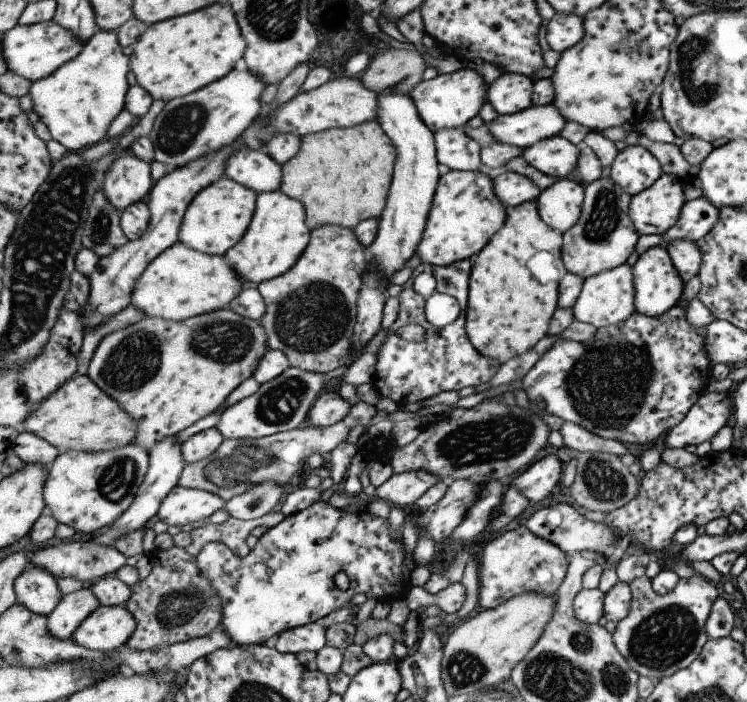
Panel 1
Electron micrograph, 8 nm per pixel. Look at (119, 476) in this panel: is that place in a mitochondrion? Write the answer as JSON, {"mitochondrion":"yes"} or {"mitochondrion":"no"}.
{"mitochondrion":"yes"}

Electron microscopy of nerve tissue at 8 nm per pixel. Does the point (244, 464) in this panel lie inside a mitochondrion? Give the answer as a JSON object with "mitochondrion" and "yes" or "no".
{"mitochondrion":"yes"}

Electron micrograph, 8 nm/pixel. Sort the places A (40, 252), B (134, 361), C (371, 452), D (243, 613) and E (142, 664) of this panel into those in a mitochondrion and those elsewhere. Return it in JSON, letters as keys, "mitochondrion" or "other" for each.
{"A":"mitochondrion","B":"mitochondrion","C":"other","D":"other","E":"other"}

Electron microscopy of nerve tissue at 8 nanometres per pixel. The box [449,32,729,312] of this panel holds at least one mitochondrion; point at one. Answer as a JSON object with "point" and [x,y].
{"point":[702,79]}

